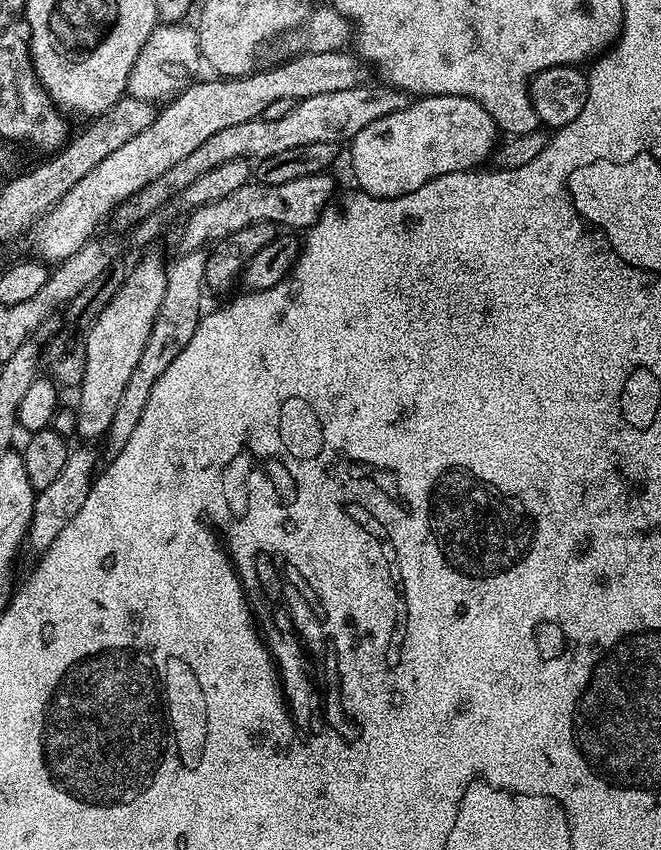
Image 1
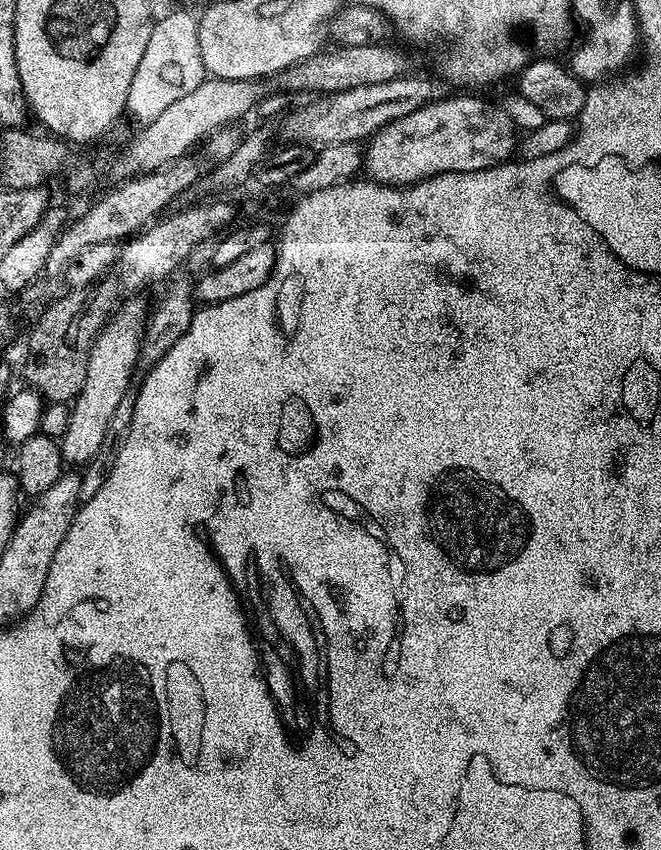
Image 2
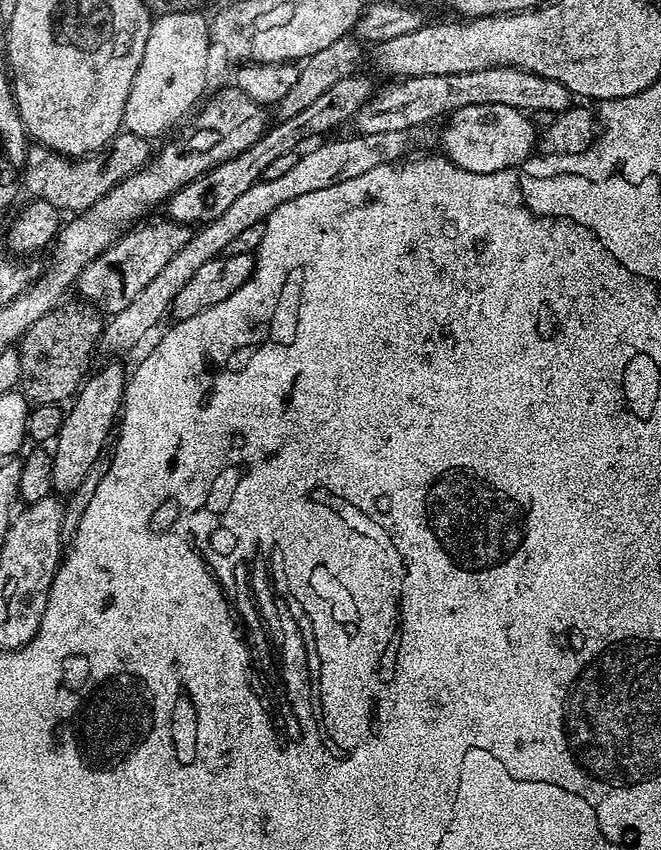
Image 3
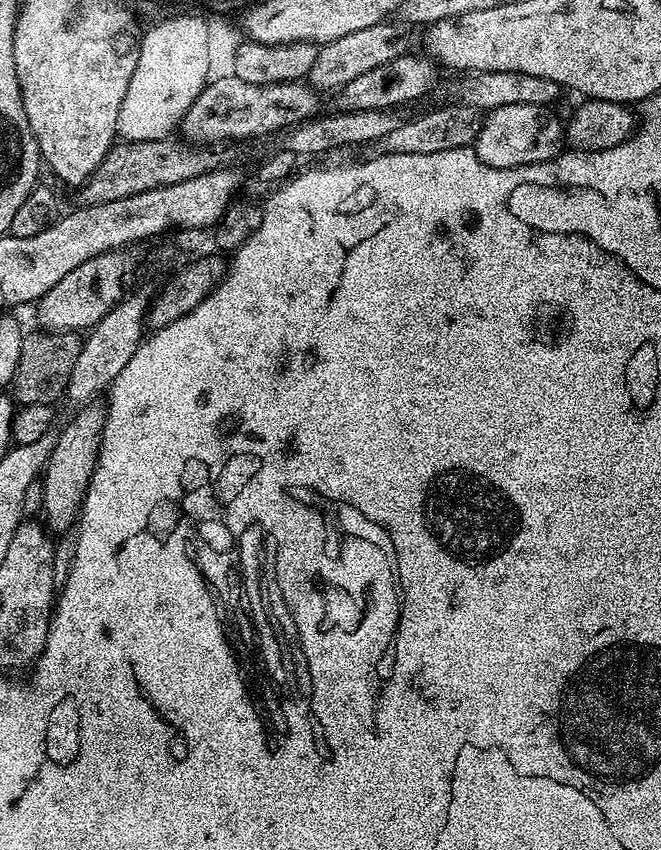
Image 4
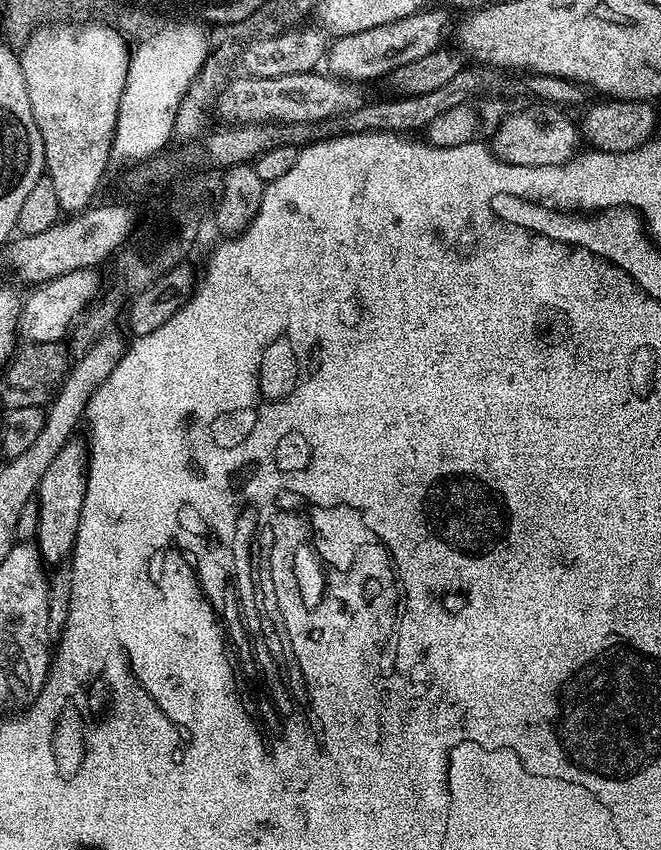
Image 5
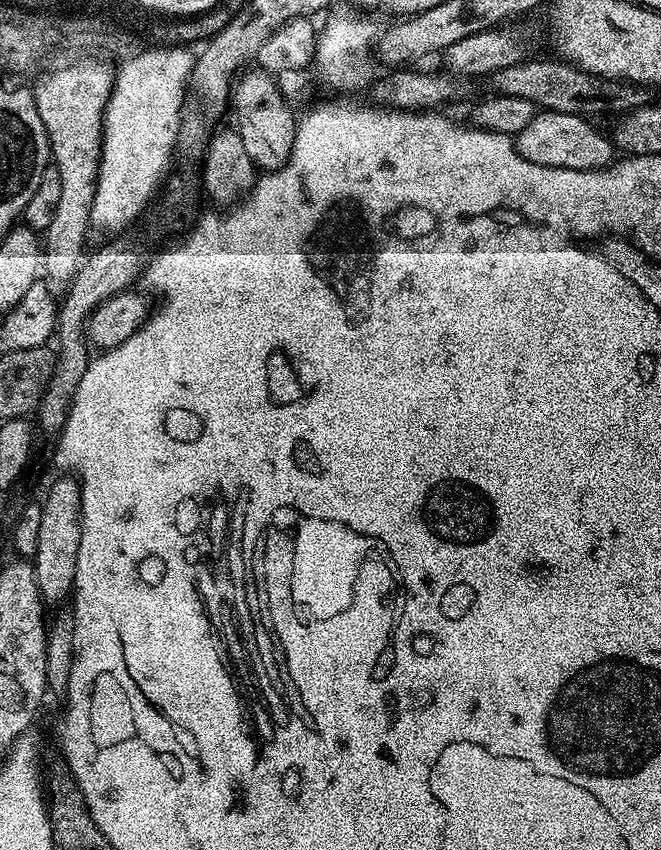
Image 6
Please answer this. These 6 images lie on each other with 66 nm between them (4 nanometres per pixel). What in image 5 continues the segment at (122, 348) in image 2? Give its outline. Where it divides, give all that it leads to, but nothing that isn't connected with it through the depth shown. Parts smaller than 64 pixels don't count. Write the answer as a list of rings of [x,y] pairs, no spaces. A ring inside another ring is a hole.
[[[73,438],[58,450],[54,462],[50,462],[46,474],[42,474],[34,497],[38,502],[38,530],[34,543],[40,559],[48,566],[63,565],[71,557],[78,538],[78,526],[82,522],[82,506],[86,502],[88,485],[88,450],[78,440]]]

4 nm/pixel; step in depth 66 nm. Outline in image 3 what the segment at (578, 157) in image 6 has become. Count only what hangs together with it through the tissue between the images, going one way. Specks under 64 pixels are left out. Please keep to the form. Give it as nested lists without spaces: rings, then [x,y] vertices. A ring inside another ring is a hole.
[[[474,105],[458,109],[447,117],[449,128],[444,132],[444,148],[448,159],[454,161],[460,168],[470,170],[474,174],[494,174],[498,170],[517,168],[529,159],[538,148],[538,127],[531,120],[533,117],[527,111],[520,111],[514,106],[504,105]]]

